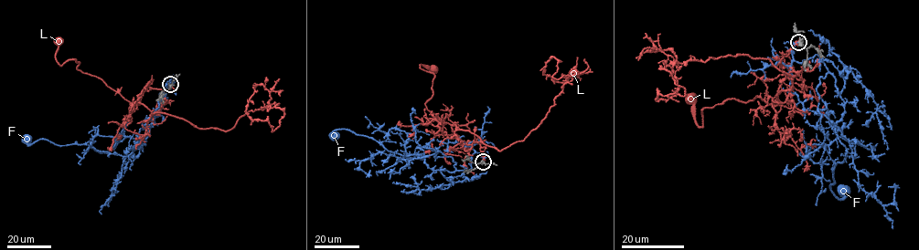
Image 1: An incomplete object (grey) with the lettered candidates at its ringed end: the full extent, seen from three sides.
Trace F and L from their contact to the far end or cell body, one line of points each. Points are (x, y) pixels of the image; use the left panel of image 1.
F: (170, 84), (145, 136), (129, 155), (98, 151), (88, 145), (59, 146), (47, 140), (28, 145), (26, 140)
L: (170, 84), (165, 89), (145, 86), (131, 103), (77, 68), (75, 59), (59, 65), (58, 41)

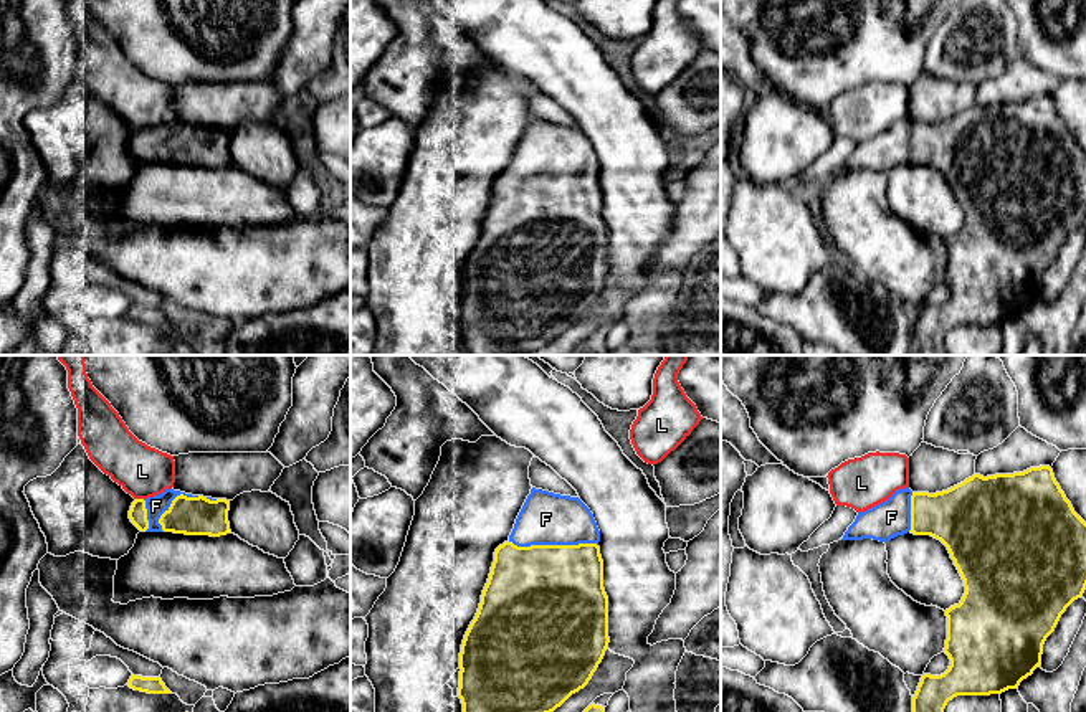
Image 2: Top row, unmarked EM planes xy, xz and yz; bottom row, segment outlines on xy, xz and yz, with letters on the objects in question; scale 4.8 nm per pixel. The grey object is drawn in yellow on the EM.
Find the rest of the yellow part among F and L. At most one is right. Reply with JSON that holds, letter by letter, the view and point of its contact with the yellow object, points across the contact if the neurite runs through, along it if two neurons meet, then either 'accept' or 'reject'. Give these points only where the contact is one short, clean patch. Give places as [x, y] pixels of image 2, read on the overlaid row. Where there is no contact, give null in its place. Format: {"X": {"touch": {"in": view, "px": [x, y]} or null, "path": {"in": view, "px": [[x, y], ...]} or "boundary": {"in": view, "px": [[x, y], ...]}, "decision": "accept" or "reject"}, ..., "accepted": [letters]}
{"F": {"touch": {"in": "xz", "px": [552, 545]}, "path": {"in": "xz", "px": [[547, 597], [552, 545], [552, 532], [546, 519]]}, "decision": "accept"}, "L": {"touch": {"in": "xy", "px": [139, 499]}, "boundary": {"in": "xy", "px": [[136, 498], [142, 499]]}, "decision": "reject"}, "accepted": ["F"]}

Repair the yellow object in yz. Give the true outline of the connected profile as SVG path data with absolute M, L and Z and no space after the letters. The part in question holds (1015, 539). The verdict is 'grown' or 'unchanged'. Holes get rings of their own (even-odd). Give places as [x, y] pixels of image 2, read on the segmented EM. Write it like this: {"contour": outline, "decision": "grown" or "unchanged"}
{"contour": "M1050 466L1023 472L980 476L936 494L896 491L888 501L858 512L841 540L873 539L889 542L904 534L931 535L941 540L957 567L965 593L959 605L945 610L947 639L944 653L950 659L941 676L924 674L912 697L912 712L944 712L957 695L990 695L1018 689L1020 682L1041 664L1043 644L1061 615L1086 590L1086 522L1074 512Z", "decision": "grown"}

